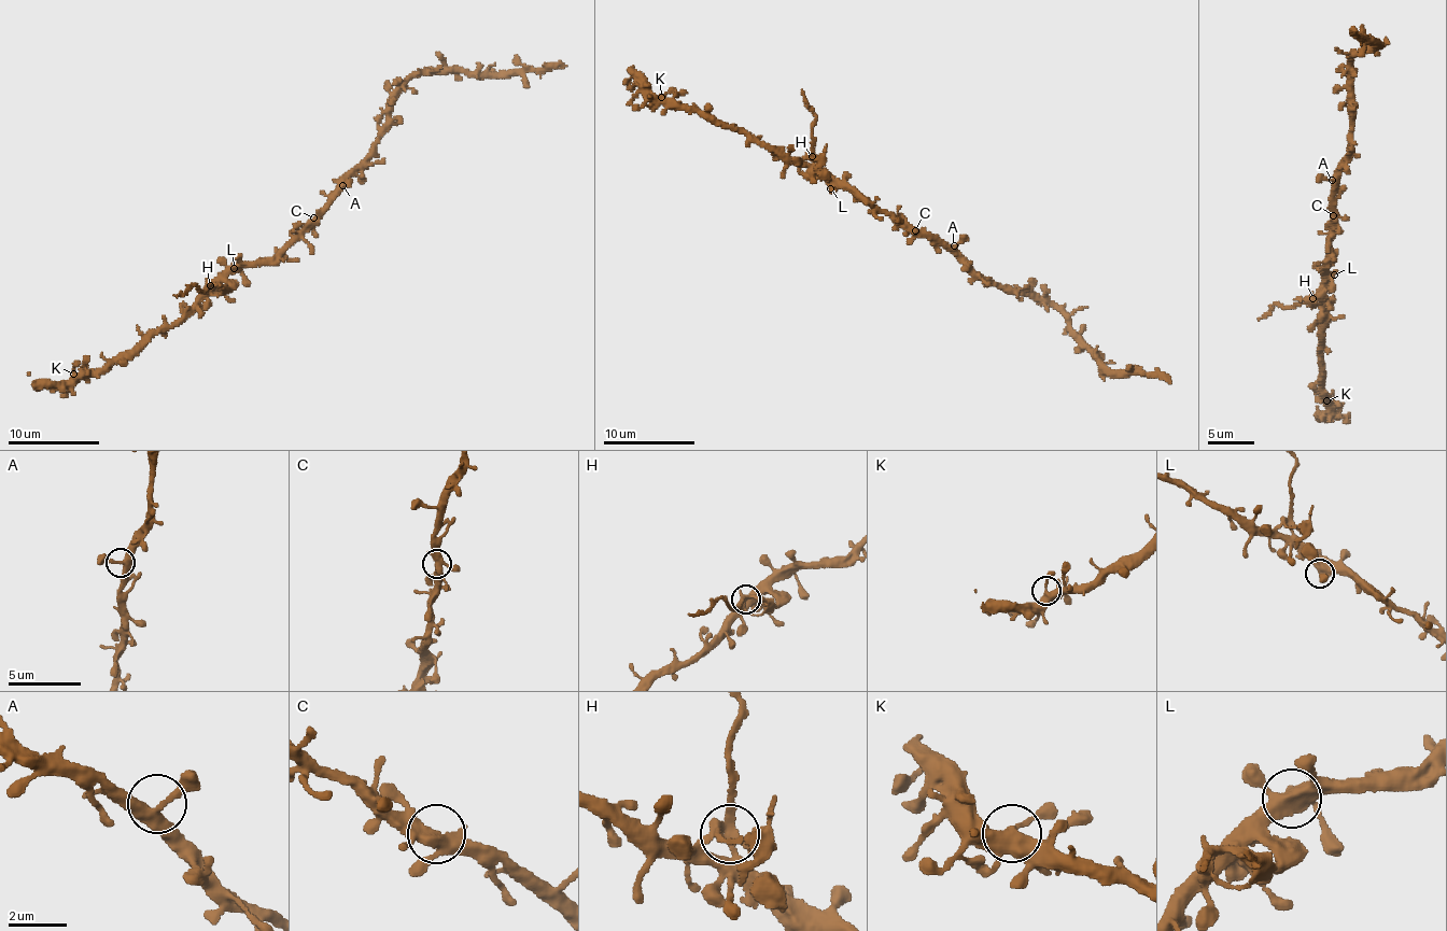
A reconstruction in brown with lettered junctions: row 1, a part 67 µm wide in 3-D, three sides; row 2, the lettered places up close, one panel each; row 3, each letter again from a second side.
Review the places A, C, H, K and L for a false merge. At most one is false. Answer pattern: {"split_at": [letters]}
{"split_at": ["H"]}

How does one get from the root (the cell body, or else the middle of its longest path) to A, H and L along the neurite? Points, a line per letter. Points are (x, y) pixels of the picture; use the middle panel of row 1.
A: (915, 234), (954, 245)
H: (915, 234), (867, 200), (860, 201), (824, 171), (812, 157)
L: (915, 234), (847, 189), (830, 188)

